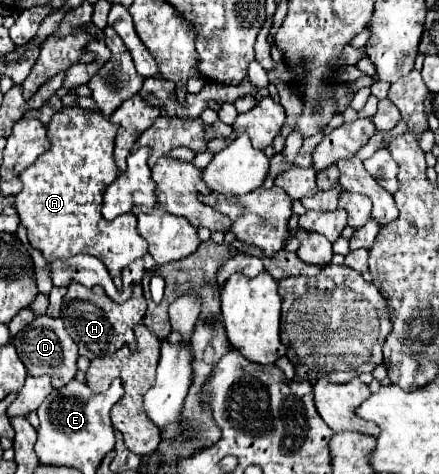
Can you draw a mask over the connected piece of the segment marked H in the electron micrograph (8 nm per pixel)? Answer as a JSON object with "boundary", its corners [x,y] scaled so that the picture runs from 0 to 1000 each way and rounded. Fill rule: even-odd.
{"boundary":[[[166,597],[153,610],[157,614],[139,648],[139,673],[148,677],[148,694],[162,707],[162,715],[180,728],[180,749],[194,749],[198,757],[244,753],[280,728],[298,728],[308,719],[303,690],[326,673],[321,631],[298,627],[285,639],[262,639],[248,627],[239,627],[239,614],[226,605],[194,605]]]}

